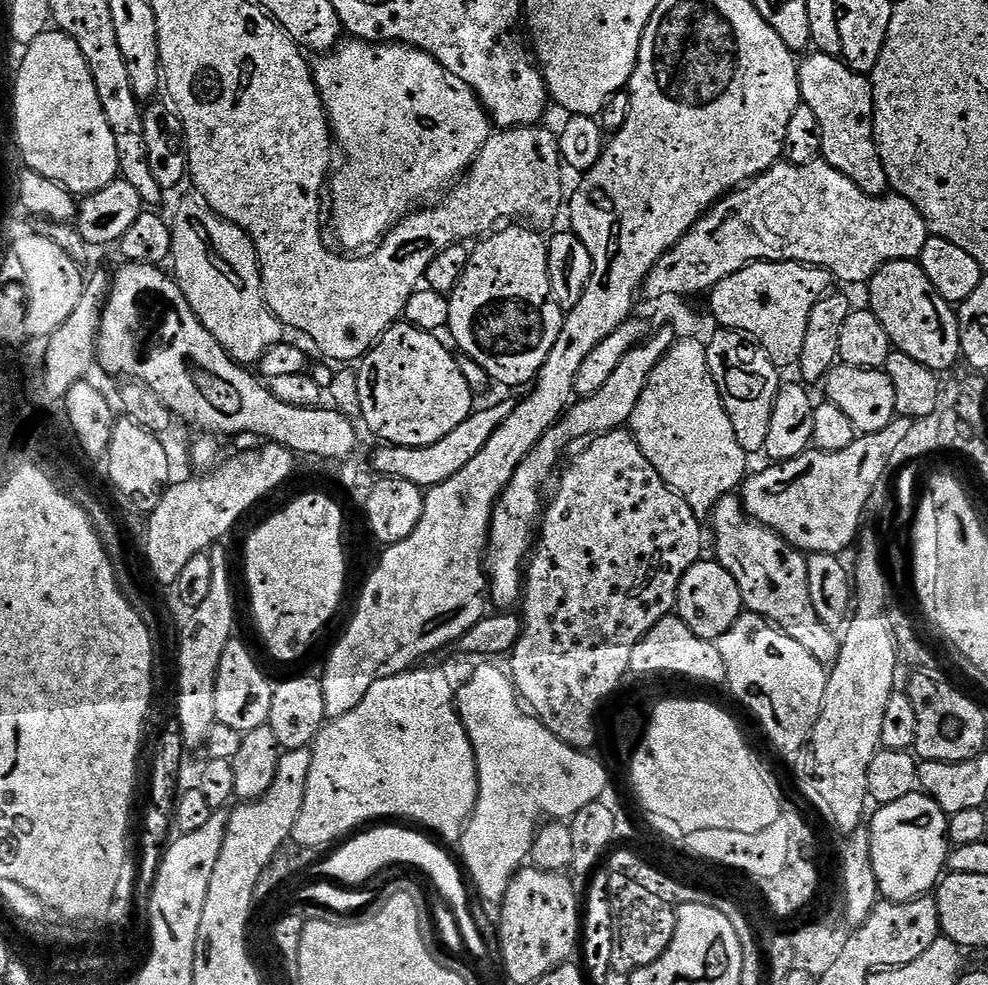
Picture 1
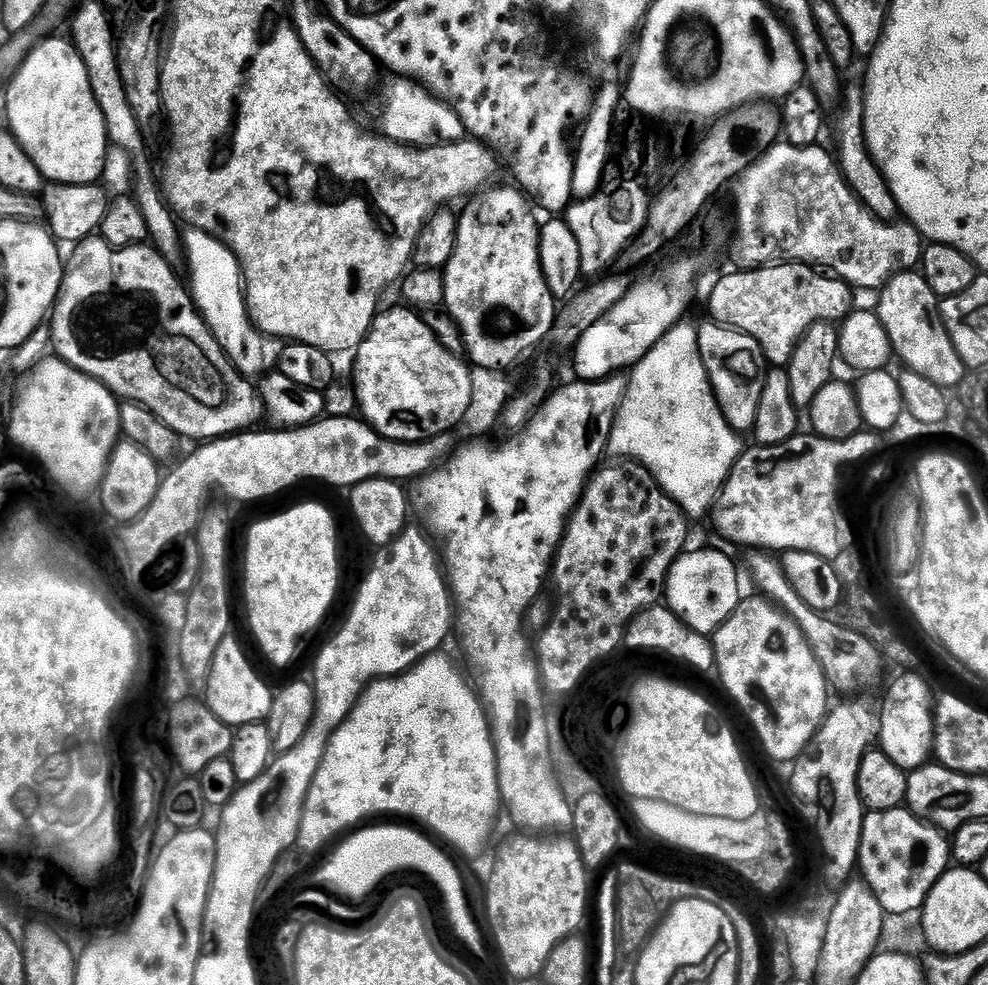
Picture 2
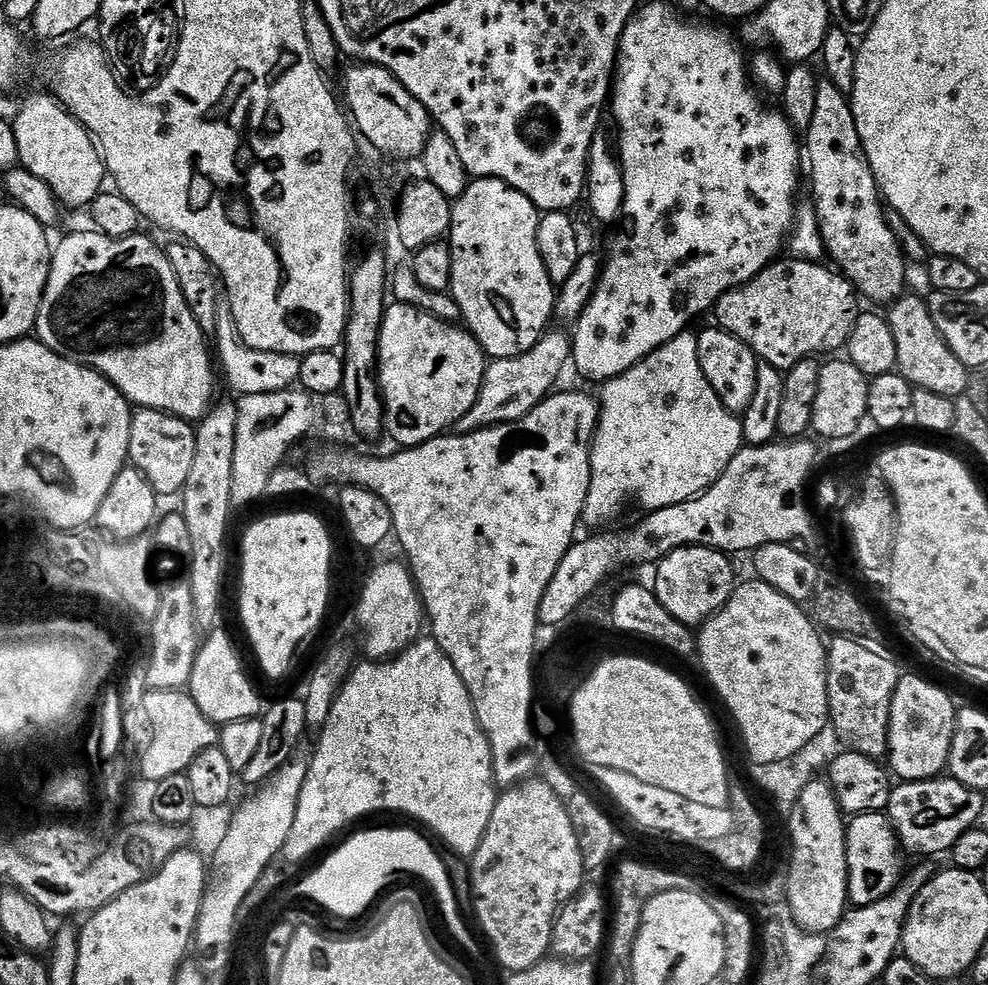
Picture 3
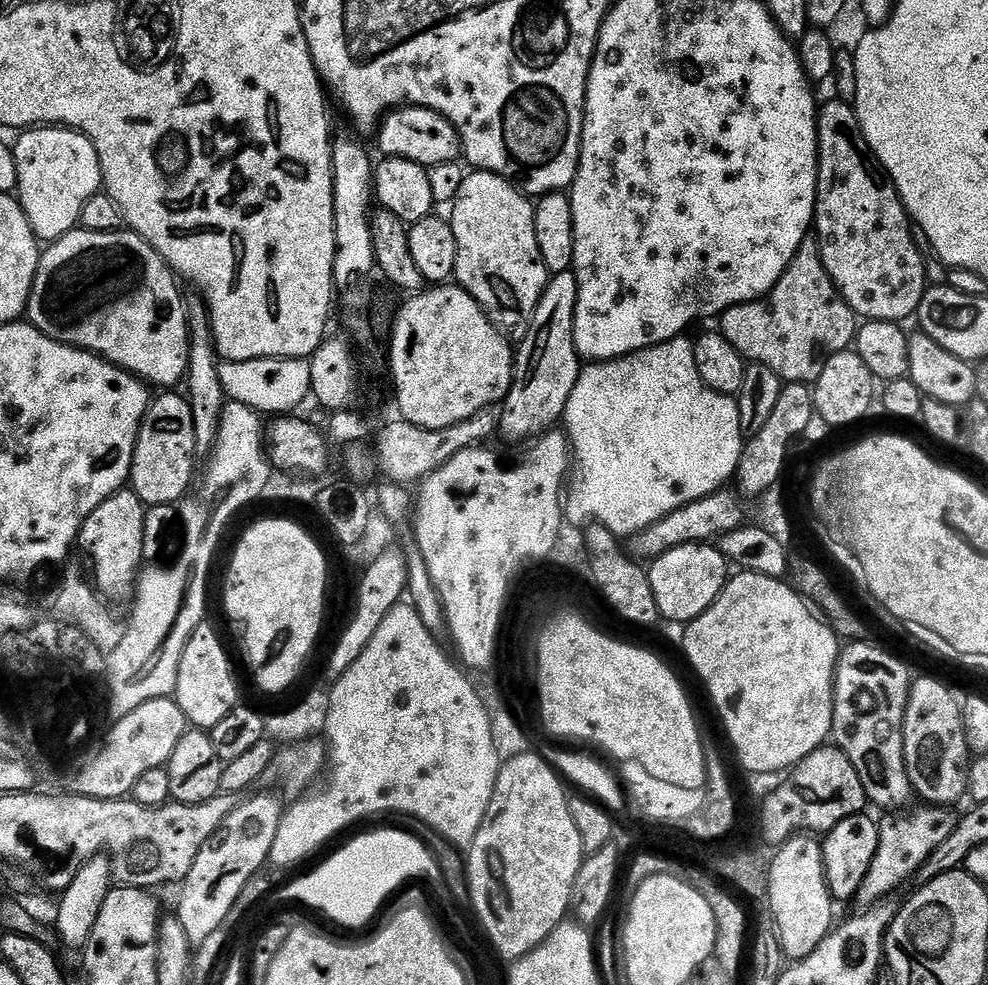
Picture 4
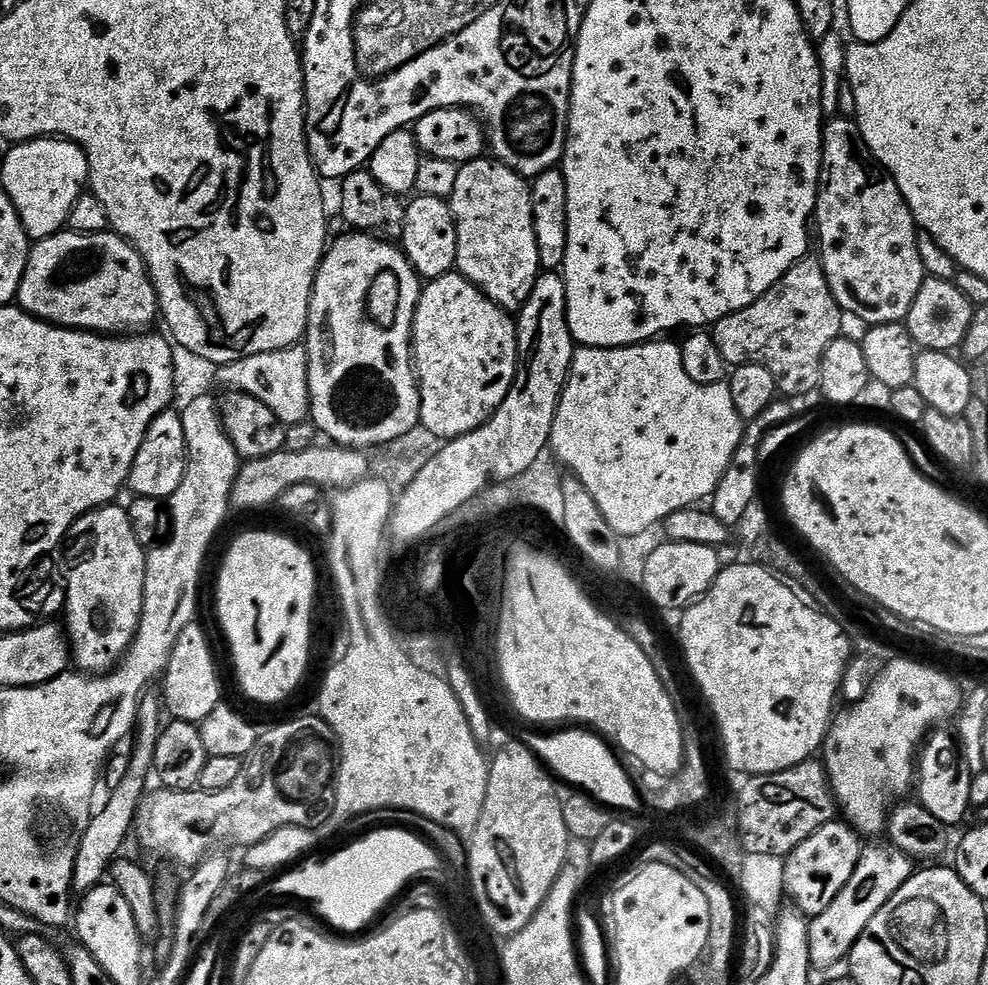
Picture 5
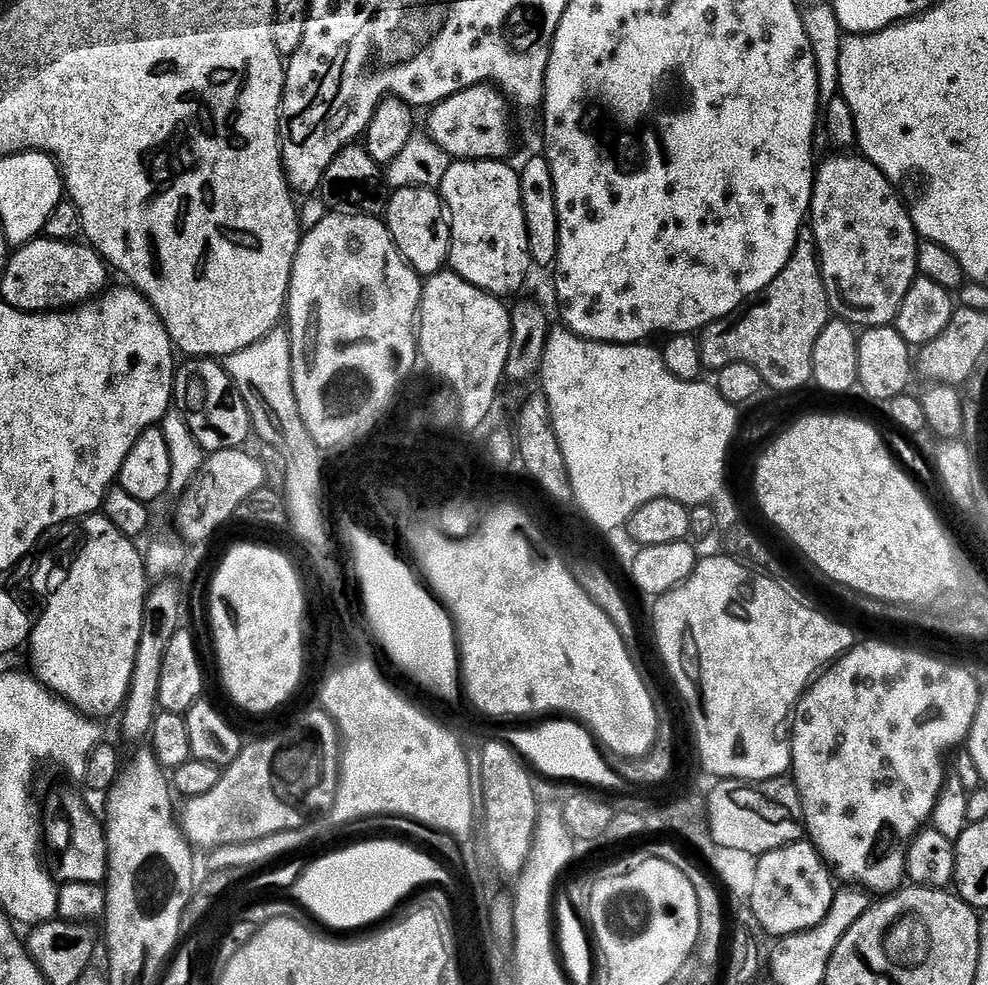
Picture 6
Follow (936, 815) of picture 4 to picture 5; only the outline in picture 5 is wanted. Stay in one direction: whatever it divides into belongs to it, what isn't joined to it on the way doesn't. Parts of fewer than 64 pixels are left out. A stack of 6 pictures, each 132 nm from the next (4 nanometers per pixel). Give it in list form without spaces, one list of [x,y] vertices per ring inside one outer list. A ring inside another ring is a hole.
[[[865,847],[860,853],[860,865],[854,870],[854,874],[850,874],[850,882],[842,886],[838,898],[834,898],[834,902],[830,902],[830,906],[826,906],[822,914],[811,917],[808,945],[813,969],[843,965],[858,942],[862,930],[870,926],[870,918],[874,918],[874,914],[878,914],[878,910],[882,910],[882,906],[886,906],[886,902],[890,902],[896,891],[912,877],[913,861],[895,847],[892,848]]]

